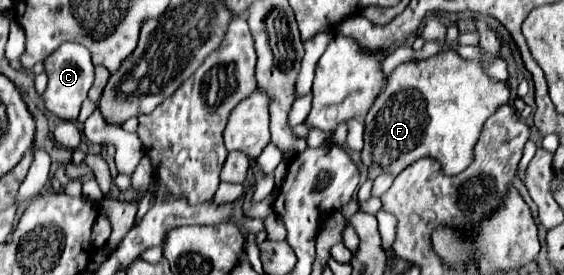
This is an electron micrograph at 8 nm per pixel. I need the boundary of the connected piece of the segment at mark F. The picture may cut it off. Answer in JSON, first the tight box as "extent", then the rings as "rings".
{"extent":[360,52,508,180],"rings":[[[456,52],[400,64],[364,120],[366,132],[360,160],[368,168],[368,178],[374,180],[380,172],[396,176],[420,158],[438,160],[448,176],[458,174],[472,164],[472,148],[482,124],[500,106],[508,104],[508,98],[506,84],[492,80],[478,60],[462,60]]]}

